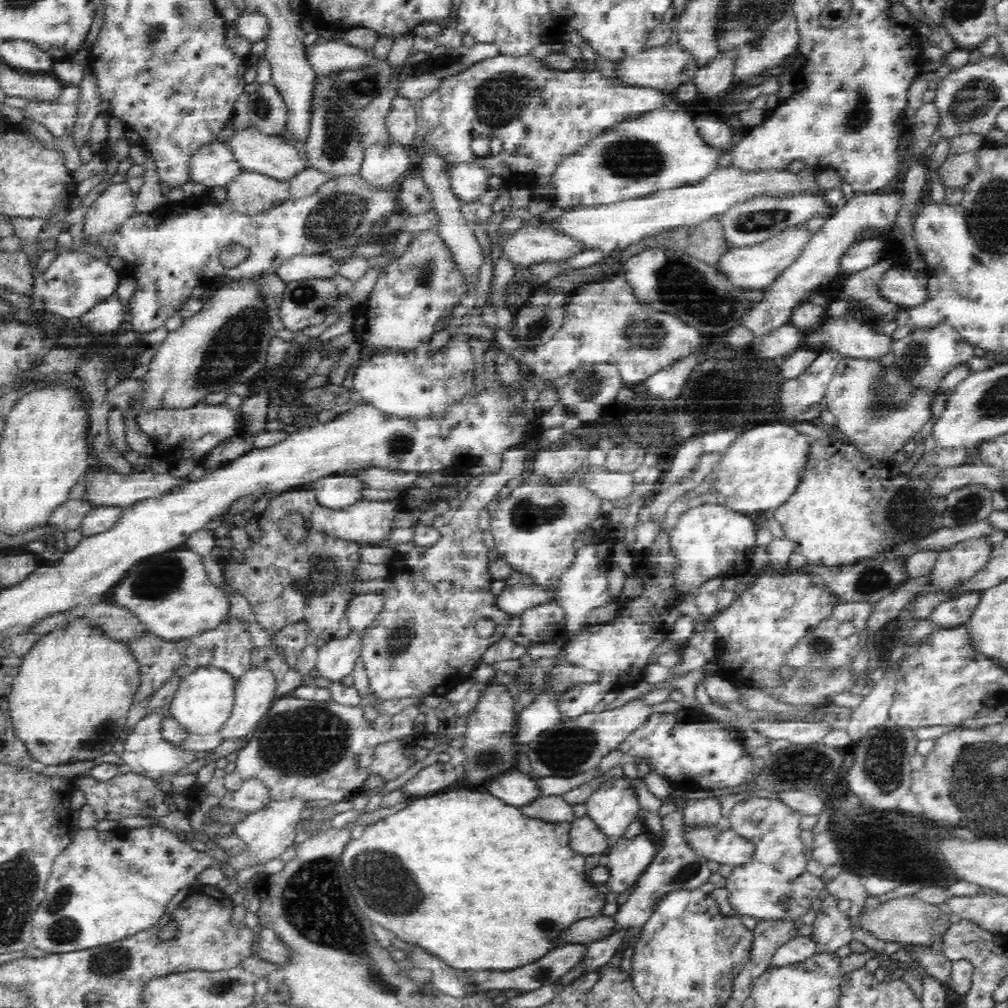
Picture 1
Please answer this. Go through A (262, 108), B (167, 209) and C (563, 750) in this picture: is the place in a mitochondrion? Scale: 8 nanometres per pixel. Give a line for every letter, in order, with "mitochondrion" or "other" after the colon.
A: mitochondrion
B: other
C: mitochondrion

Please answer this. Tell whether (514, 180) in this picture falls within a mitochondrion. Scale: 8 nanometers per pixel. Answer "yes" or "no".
no

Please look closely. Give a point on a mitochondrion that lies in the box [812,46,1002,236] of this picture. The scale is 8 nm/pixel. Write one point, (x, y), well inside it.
(858, 118)

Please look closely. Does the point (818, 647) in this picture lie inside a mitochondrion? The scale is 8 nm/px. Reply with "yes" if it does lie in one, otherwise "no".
yes

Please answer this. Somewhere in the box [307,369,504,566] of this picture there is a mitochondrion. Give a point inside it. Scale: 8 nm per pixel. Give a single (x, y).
(398, 445)

